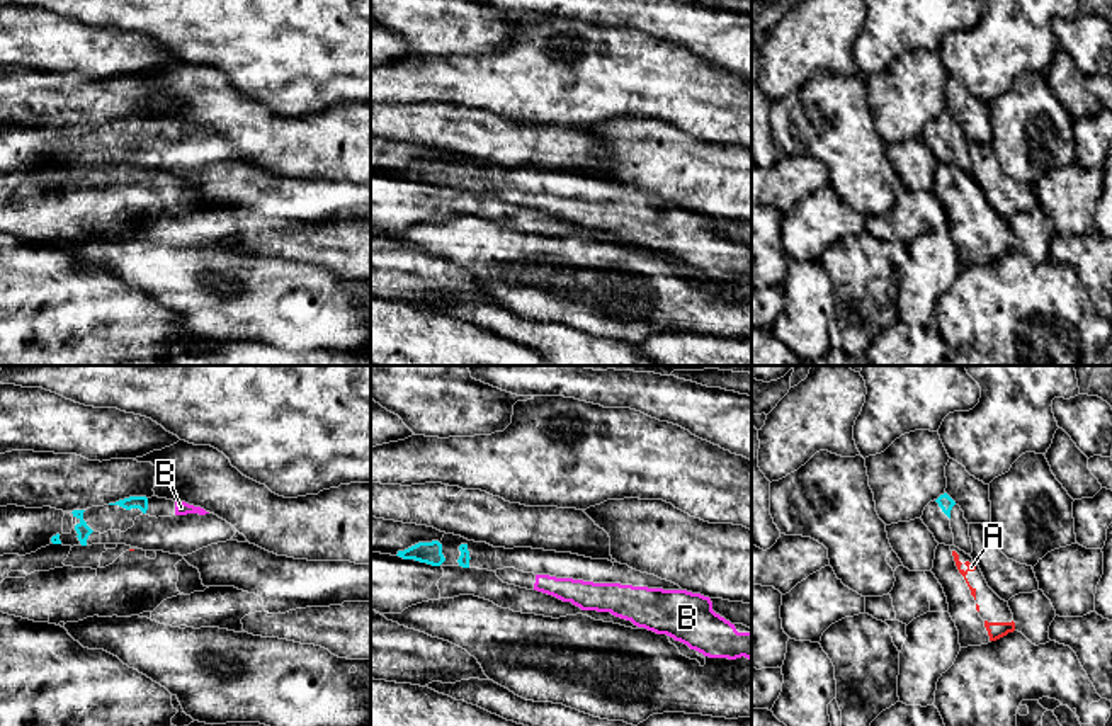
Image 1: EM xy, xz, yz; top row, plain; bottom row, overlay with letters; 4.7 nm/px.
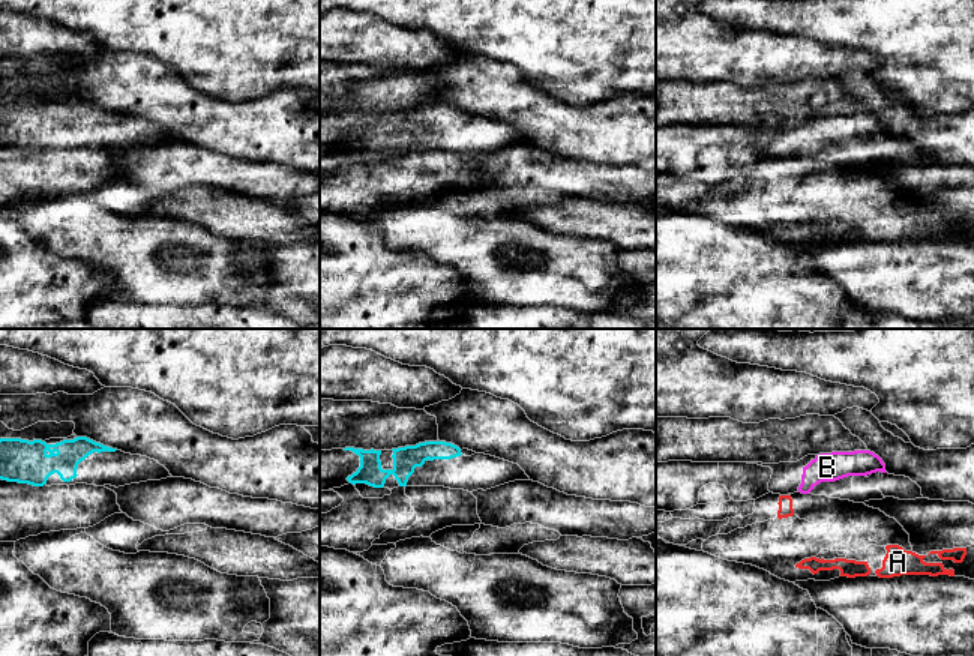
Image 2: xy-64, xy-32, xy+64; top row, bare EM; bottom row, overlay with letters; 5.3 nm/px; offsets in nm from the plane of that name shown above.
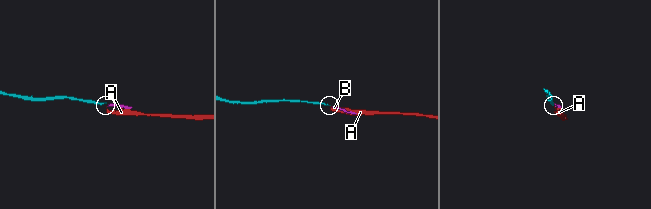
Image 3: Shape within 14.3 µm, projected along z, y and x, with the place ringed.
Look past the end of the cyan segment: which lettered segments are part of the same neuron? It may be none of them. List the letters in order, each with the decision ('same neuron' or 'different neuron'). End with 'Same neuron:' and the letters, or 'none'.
A: different neuron
B: same neuron
Same neuron: B

